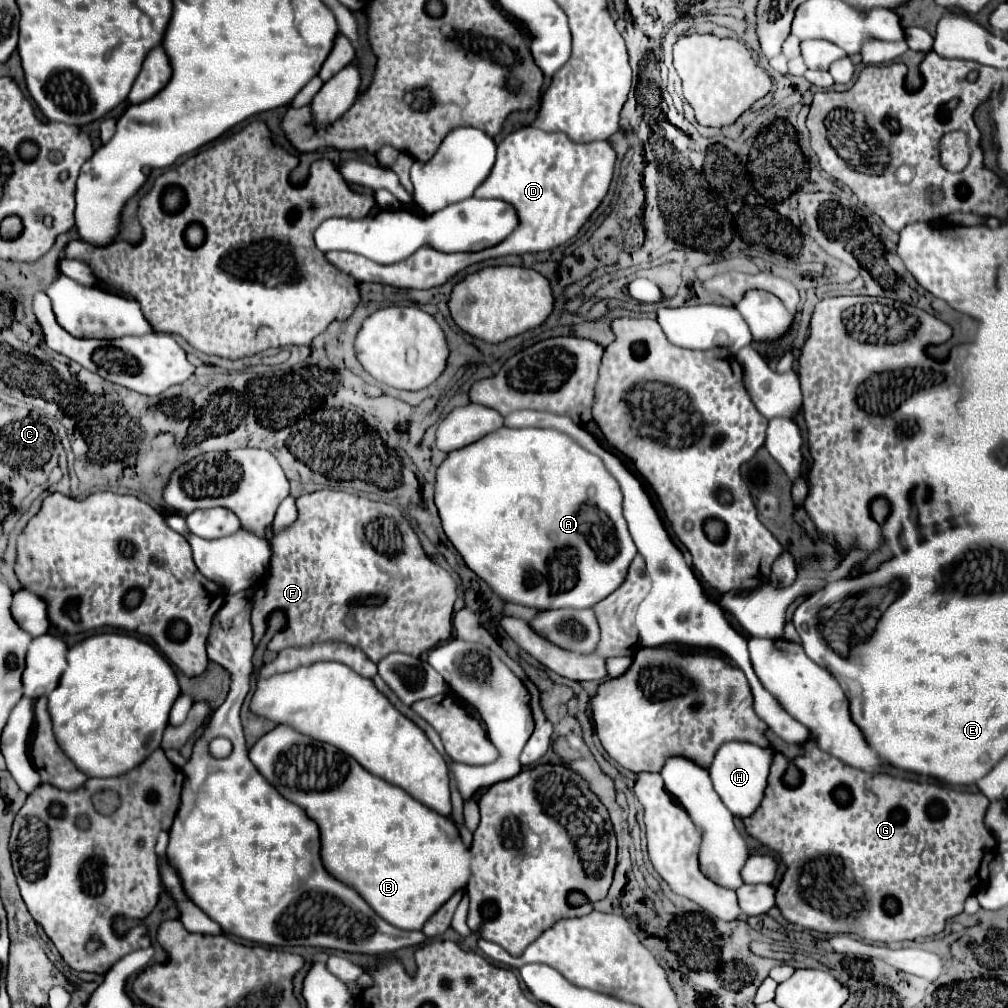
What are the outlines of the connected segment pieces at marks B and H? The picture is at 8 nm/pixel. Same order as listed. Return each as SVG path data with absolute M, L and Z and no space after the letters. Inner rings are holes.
M277 725L273 731L269 731L267 735L263 735L253 747L251 747L251 761L253 765L257 767L257 771L285 797L289 799L291 803L299 805L305 809L305 813L319 825L319 833L321 833L321 859L323 859L323 867L327 867L329 875L333 875L335 879L341 879L341 883L349 885L351 889L355 889L365 901L367 905L379 915L383 917L387 923L391 923L393 927L397 929L407 929L407 931L415 931L415 929L423 929L423 923L461 887L467 885L467 881L470 878L470 862L471 853L470 850L465 849L461 837L459 837L459 831L457 827L453 825L453 821L449 821L447 817L439 815L437 811L431 811L429 807L425 807L423 803L415 801L411 795L407 795L401 787L395 787L383 779L379 779L377 775L369 773L367 769L363 769L351 755L343 753L341 749L329 745L329 743L319 743L317 739L313 737L307 737L307 735L301 735L297 731L293 731L291 727L283 727L283 725Z
M729 741L729 743L721 745L721 749L717 751L717 755L709 767L709 775L711 775L713 787L719 793L721 801L727 805L727 809L733 815L749 817L759 807L775 753L777 751L773 747L759 747L759 745L753 745L747 741Z

